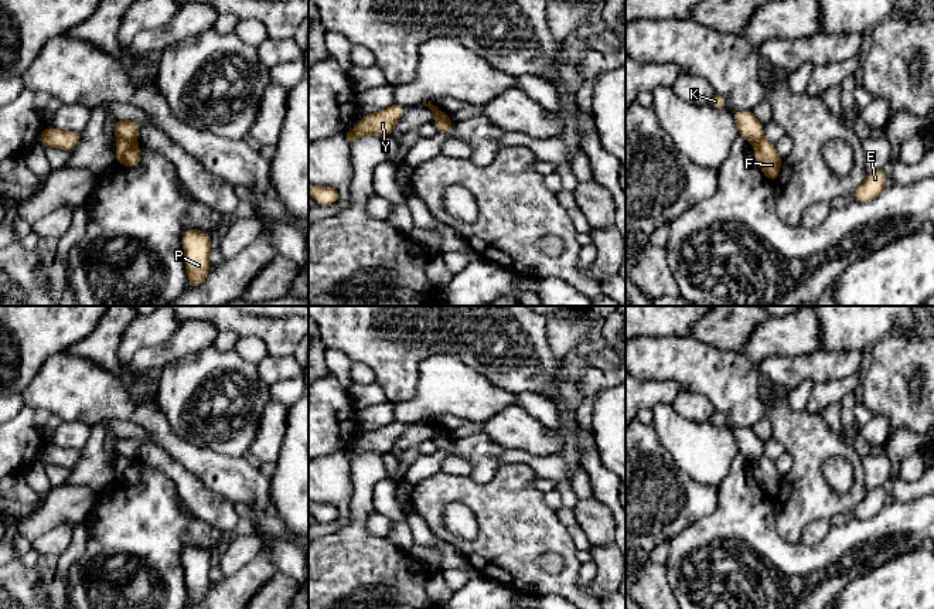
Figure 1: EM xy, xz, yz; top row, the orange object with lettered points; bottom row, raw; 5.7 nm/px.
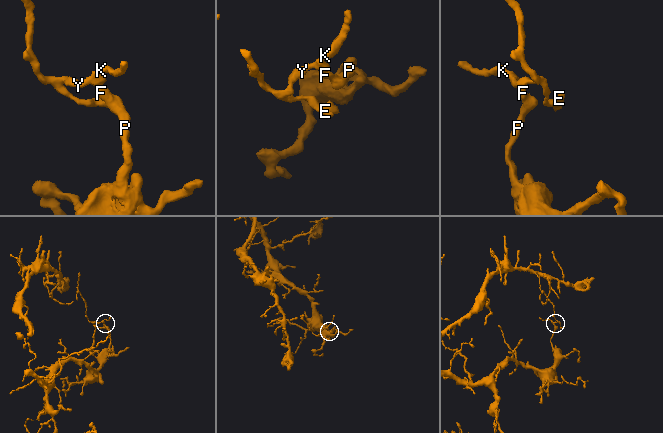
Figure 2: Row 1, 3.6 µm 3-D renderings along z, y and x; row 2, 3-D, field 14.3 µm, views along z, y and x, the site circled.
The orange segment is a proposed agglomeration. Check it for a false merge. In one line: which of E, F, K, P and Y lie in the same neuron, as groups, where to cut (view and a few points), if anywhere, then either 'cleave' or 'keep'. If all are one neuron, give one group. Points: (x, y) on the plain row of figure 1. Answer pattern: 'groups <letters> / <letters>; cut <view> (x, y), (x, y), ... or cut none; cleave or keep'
groups E K Y / F P; cut xy (118, 456), (132, 456), (135, 459); cleave

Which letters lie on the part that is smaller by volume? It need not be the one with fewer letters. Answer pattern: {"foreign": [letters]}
{"foreign": ["E", "K", "Y"]}

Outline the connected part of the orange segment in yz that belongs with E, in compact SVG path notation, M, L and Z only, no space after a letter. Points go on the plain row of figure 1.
M882 486L869 490L865 499L853 508L853 517L867 520L876 516L886 506L887 496Z

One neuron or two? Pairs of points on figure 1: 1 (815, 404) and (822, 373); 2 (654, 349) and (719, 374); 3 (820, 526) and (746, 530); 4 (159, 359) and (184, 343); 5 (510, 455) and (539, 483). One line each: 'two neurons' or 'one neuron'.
1: two neurons
2: one neuron
3: two neurons
4: one neuron
5: two neurons

